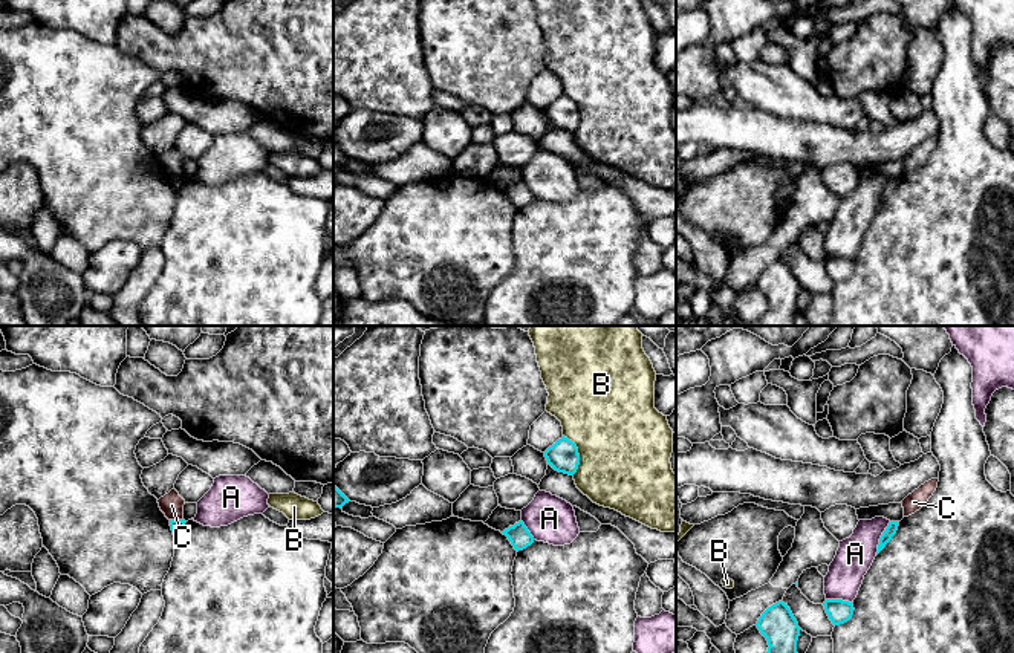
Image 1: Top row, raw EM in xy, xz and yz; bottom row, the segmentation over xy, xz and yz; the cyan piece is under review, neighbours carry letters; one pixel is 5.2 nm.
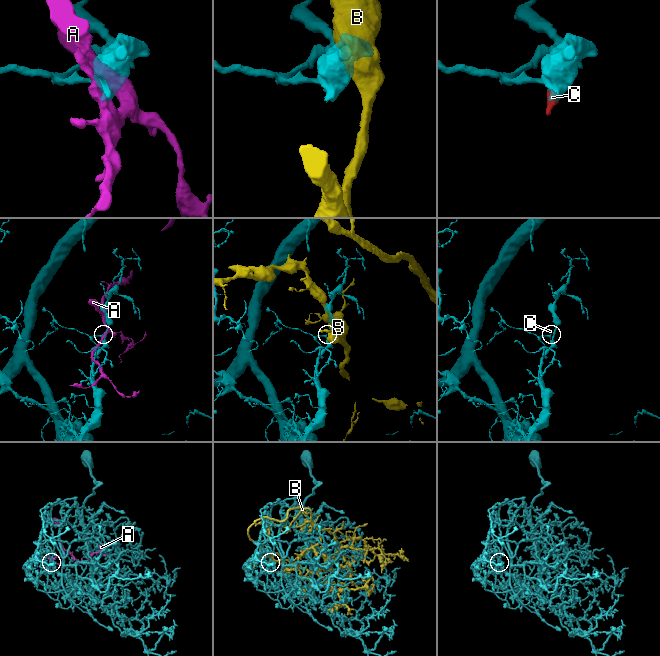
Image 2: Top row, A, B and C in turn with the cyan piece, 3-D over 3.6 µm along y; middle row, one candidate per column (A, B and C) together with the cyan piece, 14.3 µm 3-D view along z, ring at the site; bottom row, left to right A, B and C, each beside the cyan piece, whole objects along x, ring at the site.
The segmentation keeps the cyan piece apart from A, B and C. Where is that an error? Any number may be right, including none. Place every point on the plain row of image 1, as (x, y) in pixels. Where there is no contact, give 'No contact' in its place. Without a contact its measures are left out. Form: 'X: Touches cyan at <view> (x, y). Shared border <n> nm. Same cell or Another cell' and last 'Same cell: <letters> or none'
A: Touches cyan at yz (880, 196). Shared border 190 nm. Another cell
B: Touches cyan at xz (578, 112). Shared border 220 nm. Another cell
C: Touches cyan at xy (176, 178). Shared border 70 nm. Another cell
Same cell: none

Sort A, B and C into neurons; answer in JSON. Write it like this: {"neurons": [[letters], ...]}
{"neurons": [["A"], ["B"], ["C"]]}

